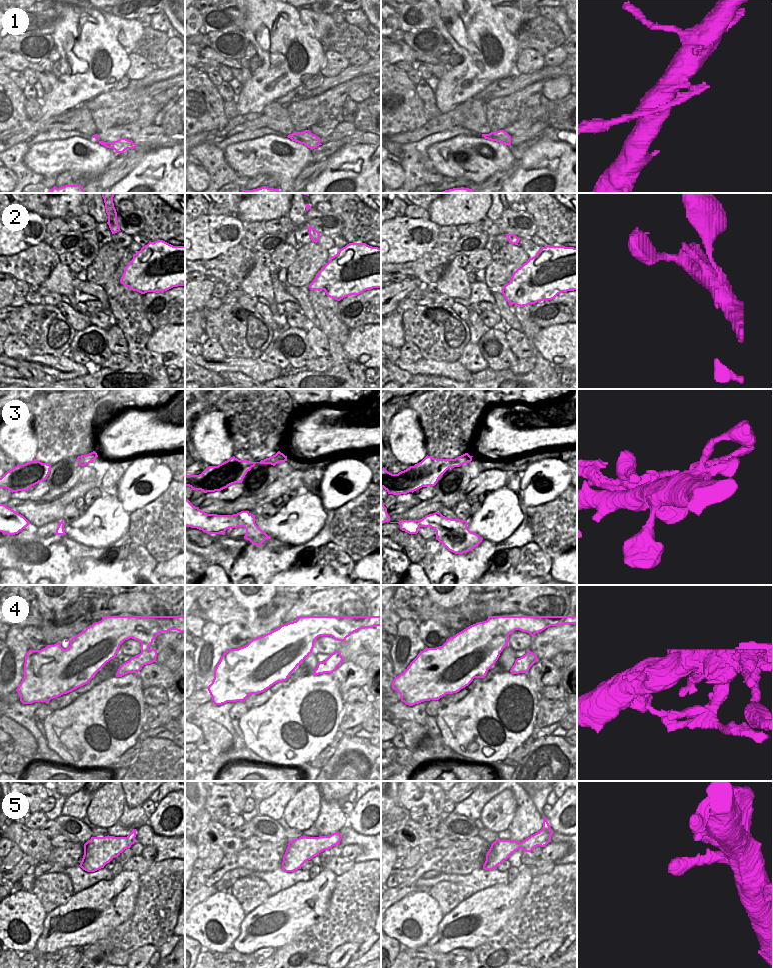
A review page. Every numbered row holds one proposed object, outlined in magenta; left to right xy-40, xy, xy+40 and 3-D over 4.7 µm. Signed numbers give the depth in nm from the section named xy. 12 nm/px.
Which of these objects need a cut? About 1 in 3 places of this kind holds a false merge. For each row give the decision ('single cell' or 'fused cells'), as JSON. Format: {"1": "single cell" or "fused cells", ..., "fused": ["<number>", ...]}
{"1": "fused cells", "2": "single cell", "3": "single cell", "4": "fused cells", "5": "single cell", "fused": ["1", "4"]}

